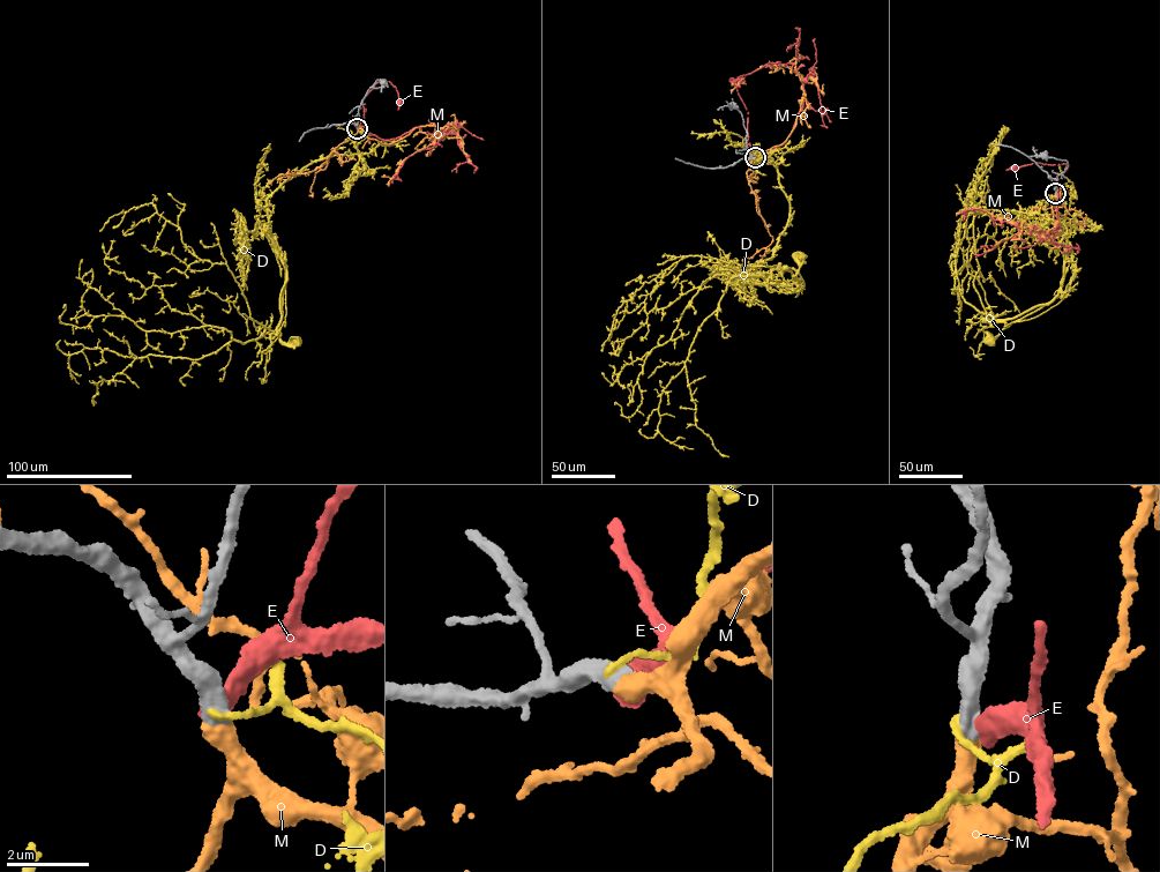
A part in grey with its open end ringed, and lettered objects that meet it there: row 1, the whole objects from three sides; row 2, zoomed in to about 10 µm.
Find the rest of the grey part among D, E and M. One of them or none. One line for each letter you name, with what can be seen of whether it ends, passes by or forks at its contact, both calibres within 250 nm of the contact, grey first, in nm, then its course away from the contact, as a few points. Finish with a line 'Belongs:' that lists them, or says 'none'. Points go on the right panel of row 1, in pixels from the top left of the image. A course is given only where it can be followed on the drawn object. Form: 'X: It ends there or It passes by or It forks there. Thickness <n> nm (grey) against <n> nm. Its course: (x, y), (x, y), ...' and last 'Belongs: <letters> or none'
M: It ends there. Thickness 480 nm (grey) against 500 nm. Its course: (1055, 194), (1052, 209), (1054, 225), (1060, 225), (1046, 232), (1022, 228), (975, 207), (956, 215)
Belongs: M

